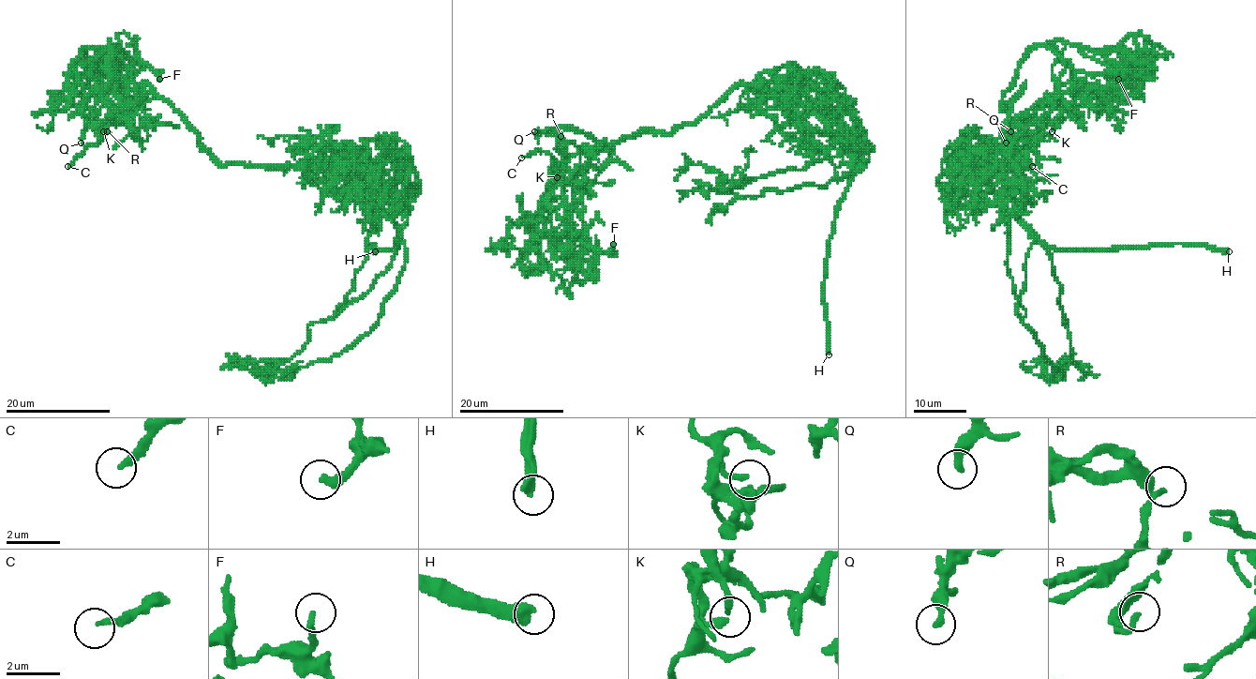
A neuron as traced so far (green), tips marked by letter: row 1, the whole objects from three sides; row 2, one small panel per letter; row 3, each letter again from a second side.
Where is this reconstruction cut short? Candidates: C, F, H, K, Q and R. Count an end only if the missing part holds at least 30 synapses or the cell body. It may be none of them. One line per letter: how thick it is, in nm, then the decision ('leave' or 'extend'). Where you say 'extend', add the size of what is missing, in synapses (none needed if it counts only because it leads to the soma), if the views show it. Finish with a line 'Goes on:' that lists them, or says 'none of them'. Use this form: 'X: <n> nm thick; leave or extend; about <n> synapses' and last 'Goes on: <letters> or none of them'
C: 200 nm thick; leave
F: 280 nm thick; leave
H: 420 nm thick; extend
K: 240 nm thick; leave
Q: 280 nm thick; leave
R: 200 nm thick; leave
Goes on: H

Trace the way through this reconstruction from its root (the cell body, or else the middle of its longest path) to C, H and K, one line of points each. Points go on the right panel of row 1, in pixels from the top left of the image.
C: (975, 165), (1007, 159), (1024, 83), (1006, 109), (1003, 93), (1052, 46), (1073, 103), (1026, 146), (1032, 166)
H: (975, 165), (960, 166), (973, 166), (984, 184), (1049, 245), (1062, 249), (1115, 249), (1201, 244), (1229, 251)
K: (975, 165), (1007, 159), (1024, 83), (1006, 109), (1003, 93), (1045, 46), (1072, 80), (1052, 131)

